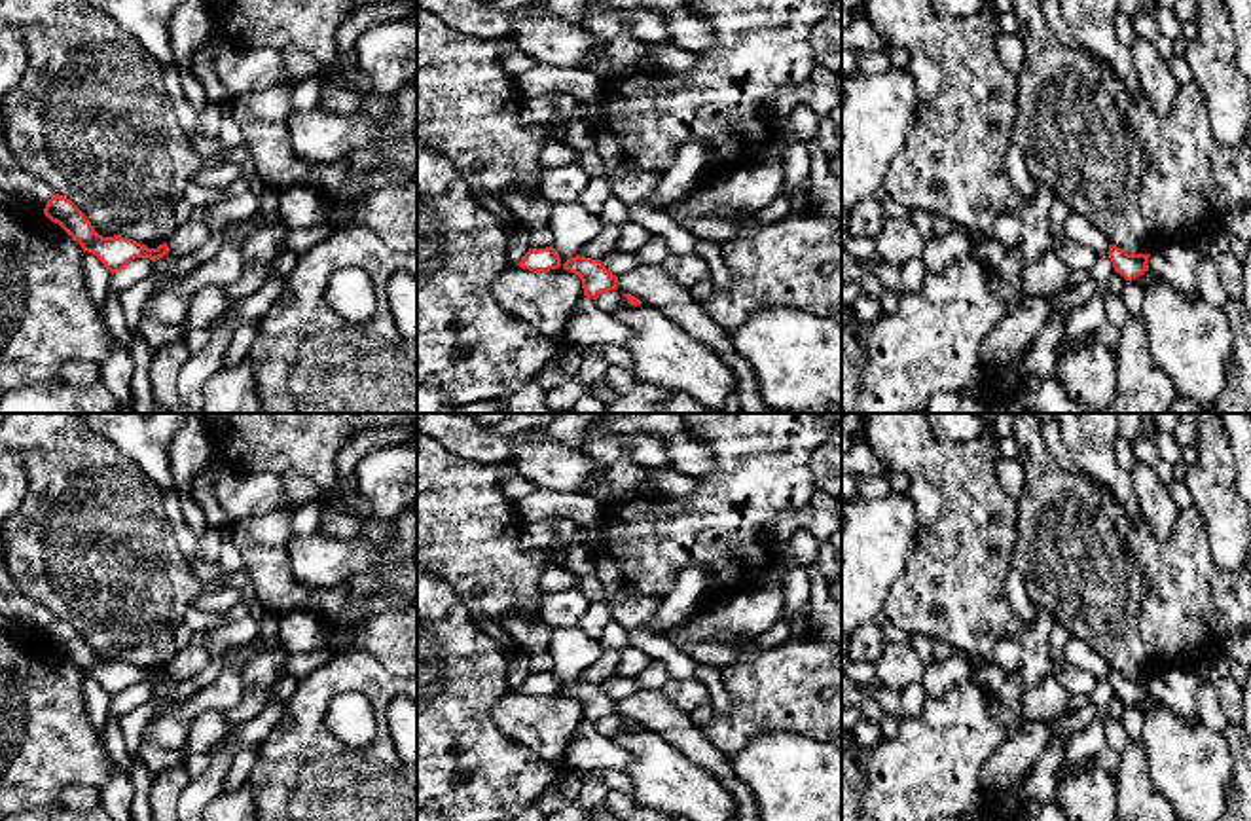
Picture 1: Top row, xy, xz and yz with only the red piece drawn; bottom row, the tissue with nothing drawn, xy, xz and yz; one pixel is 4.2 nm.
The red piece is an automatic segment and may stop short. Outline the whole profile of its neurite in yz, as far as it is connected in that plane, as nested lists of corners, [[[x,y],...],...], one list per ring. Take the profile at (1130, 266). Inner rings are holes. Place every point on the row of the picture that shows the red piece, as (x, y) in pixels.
[[[1109,245],[1109,258],[1116,273],[1120,273],[1126,281],[1137,279],[1145,271],[1149,271],[1149,256],[1151,254],[1128,254],[1116,245]]]

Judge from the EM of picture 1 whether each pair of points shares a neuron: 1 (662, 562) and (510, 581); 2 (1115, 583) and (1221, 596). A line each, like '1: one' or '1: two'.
1: two
2: one

